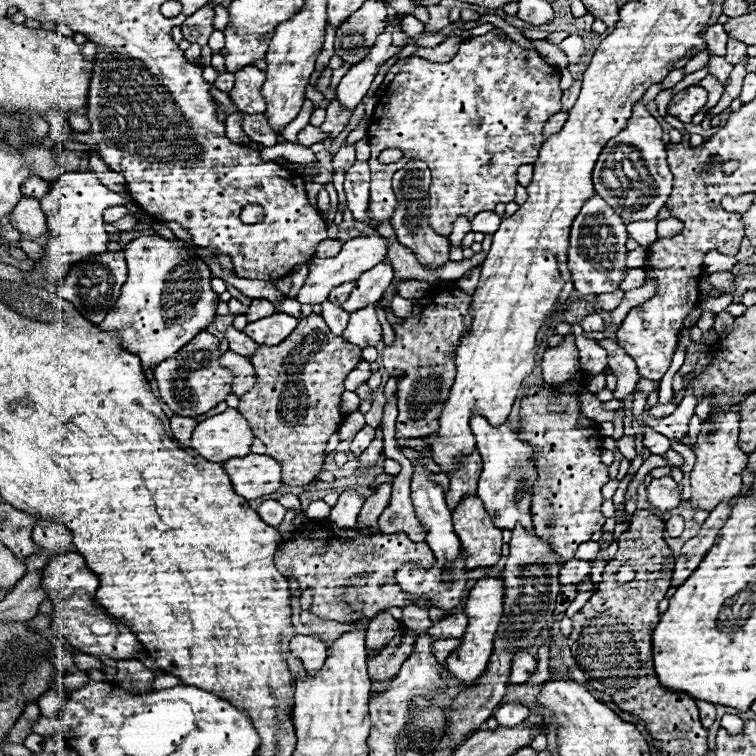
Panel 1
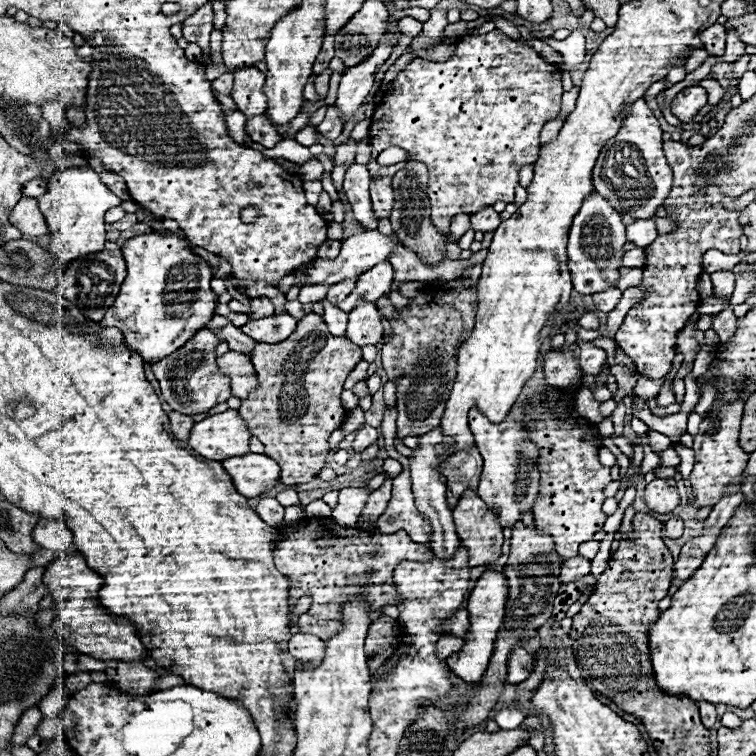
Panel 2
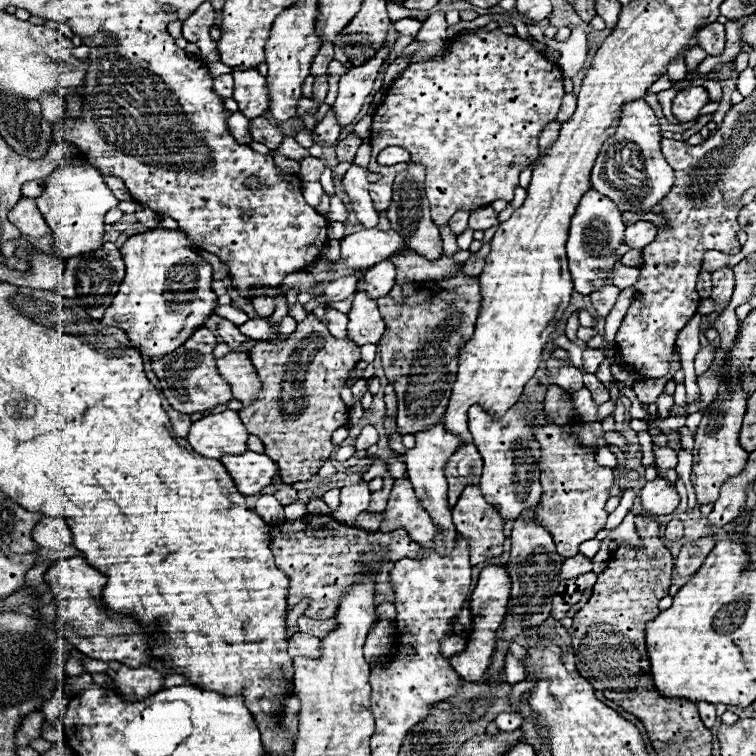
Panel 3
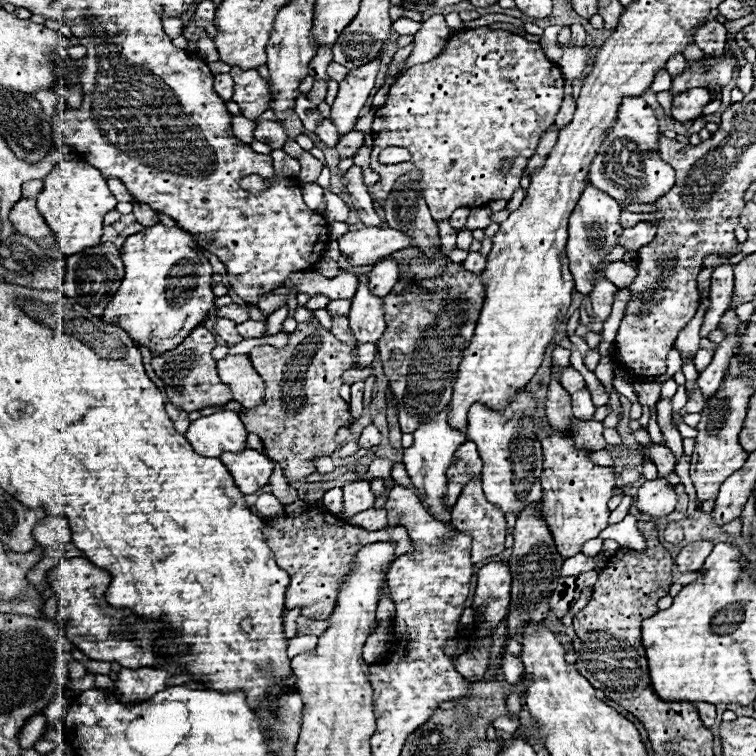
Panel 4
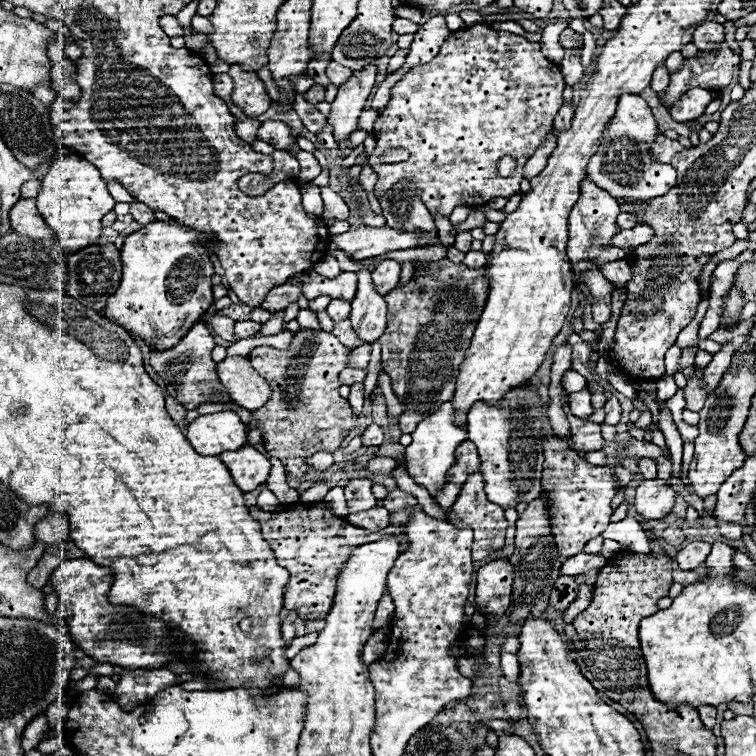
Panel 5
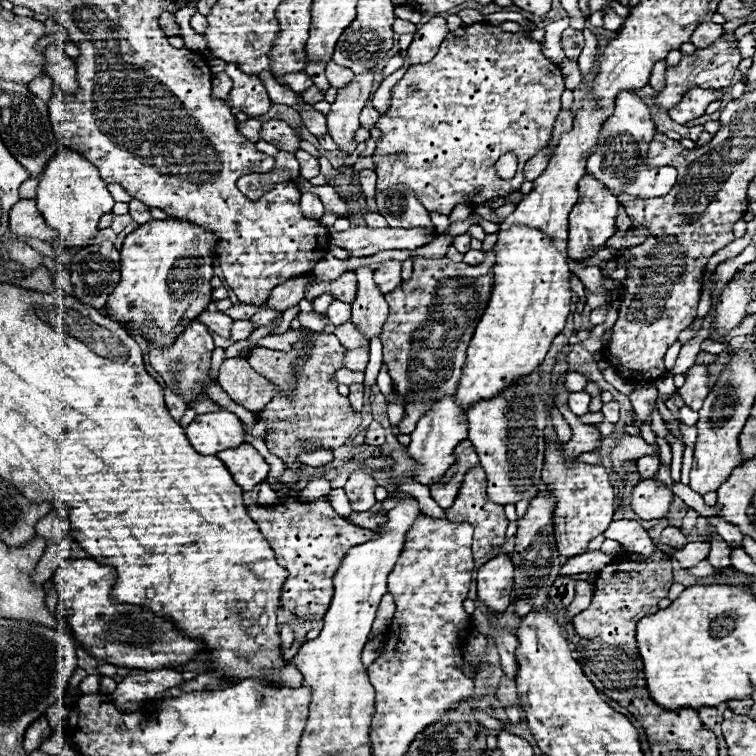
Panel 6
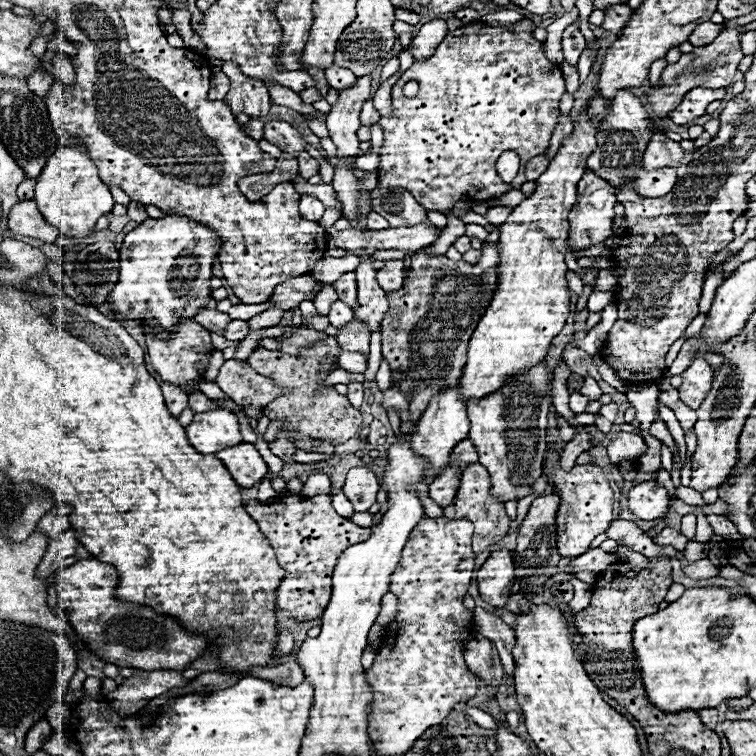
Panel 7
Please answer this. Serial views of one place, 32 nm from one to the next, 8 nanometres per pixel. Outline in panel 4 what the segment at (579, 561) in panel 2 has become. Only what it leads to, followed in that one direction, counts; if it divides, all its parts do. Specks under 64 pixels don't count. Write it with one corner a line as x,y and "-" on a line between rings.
576,554
574,558
568,558
562,568
560,568
560,576
578,576
582,572
588,572
592,568
596,568
598,560
586,554

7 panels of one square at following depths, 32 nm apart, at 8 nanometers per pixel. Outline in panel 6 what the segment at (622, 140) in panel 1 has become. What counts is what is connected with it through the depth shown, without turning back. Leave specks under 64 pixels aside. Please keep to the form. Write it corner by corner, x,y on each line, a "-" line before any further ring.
620,92
612,116
602,124
598,148
588,158
588,172
594,174
600,182
606,182
610,190
618,194
634,194
640,198
658,198
672,190
676,184
676,170
670,166
646,168
646,150
656,134
654,120
648,106
632,92

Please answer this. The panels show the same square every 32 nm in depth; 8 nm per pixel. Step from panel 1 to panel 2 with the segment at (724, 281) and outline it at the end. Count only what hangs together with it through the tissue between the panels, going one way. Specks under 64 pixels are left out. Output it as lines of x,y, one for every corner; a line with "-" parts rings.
720,270
714,272
712,276
712,286
714,286
714,298
730,298
734,290
734,274
730,270

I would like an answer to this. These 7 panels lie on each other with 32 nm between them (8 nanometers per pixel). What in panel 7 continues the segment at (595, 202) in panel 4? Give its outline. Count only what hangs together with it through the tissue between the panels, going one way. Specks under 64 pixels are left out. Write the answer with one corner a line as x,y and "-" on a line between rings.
590,170
584,172
582,180
578,182
578,200
570,210
570,246
572,246
572,252
600,244
614,234
612,218
614,218
616,190
618,188
610,186
606,180
602,180
594,172
590,172

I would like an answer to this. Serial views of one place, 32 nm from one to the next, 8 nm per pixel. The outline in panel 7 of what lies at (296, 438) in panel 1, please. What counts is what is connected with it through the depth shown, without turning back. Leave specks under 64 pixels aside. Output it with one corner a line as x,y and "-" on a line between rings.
328,336
326,340
318,342
314,348
302,350
300,356
290,356
290,354
260,348
260,350
254,350
252,356
248,358
248,364
254,372
258,372
266,378
274,378
274,382
278,382
286,390
286,394
282,398
276,398
274,402
270,402
264,408
264,416
268,416
270,420
272,418
286,418
286,424
276,434
276,440
270,442
272,454
282,458
284,462
292,460
296,446
292,446
292,442
286,438
286,434
282,434
282,430
298,430
302,434
310,434
312,438
326,438
326,442
334,442
334,446
342,444
358,434
358,428
362,424
362,412
356,410
348,402
348,398
338,394
334,388
330,388
330,386
322,388
324,378
332,370
338,368
338,354
340,352
342,350
340,350
336,338

